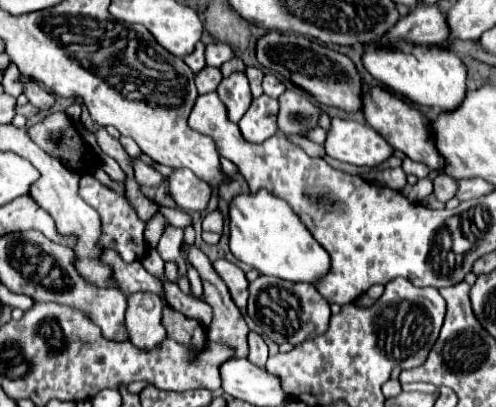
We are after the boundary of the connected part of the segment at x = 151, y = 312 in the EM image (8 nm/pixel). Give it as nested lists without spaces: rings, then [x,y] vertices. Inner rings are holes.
[[[139,291],[127,295],[127,313],[125,313],[125,329],[129,341],[141,349],[151,351],[163,339],[167,339],[167,331],[161,325],[165,301],[157,293]]]

